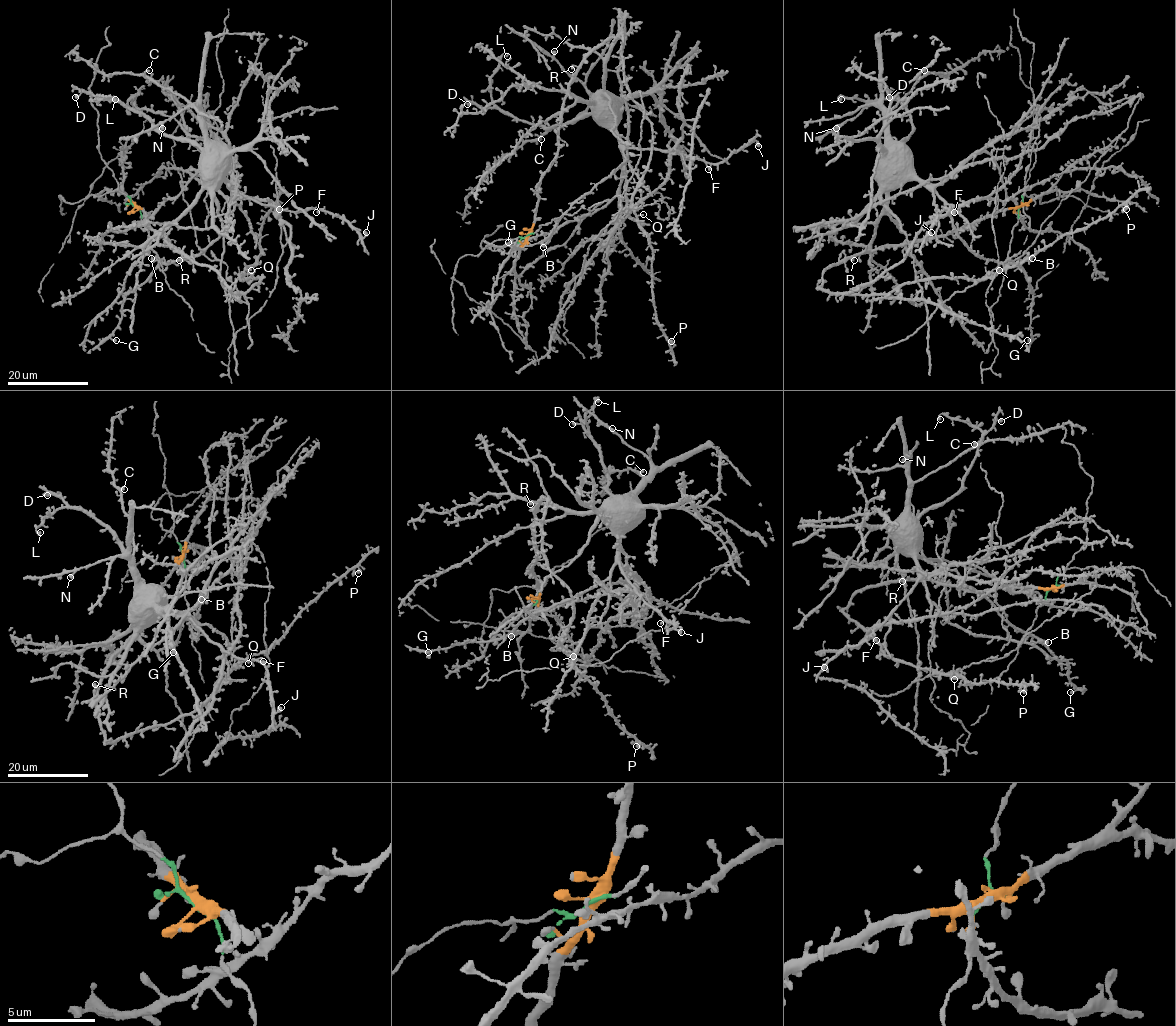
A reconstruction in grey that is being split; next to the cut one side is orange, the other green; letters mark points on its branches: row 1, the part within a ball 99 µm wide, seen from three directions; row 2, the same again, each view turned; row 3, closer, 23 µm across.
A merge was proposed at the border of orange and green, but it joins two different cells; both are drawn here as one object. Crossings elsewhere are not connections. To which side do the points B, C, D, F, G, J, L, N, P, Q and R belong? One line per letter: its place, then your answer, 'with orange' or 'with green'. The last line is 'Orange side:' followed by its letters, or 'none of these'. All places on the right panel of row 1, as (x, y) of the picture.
B: place (1032, 258); with green
C: place (924, 70); with green
D: place (889, 97); with green
F: place (954, 212); with green
G: place (1027, 340); with green
J: place (931, 232); with green
L: place (841, 99); with green
N: place (836, 128); with green
P: place (1126, 209); with orange
Q: place (999, 270); with orange
R: place (854, 260); with orange
Orange side: P, Q, R

